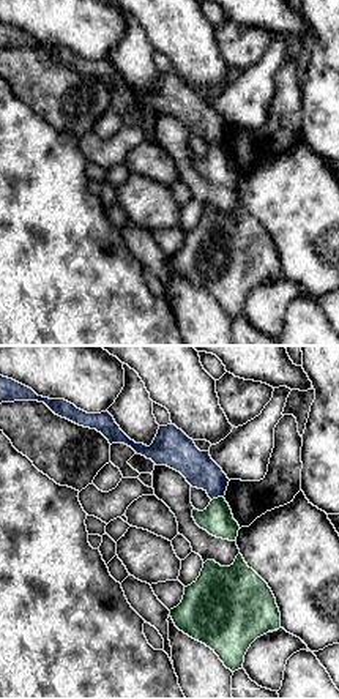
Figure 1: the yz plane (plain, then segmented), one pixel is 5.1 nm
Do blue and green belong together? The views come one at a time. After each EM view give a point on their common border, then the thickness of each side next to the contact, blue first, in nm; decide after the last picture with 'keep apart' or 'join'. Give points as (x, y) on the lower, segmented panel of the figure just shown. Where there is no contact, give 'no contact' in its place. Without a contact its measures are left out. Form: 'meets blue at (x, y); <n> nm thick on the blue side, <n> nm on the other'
meets blue at (216, 497); 170 nm thick on the blue side, 160 nm on the other

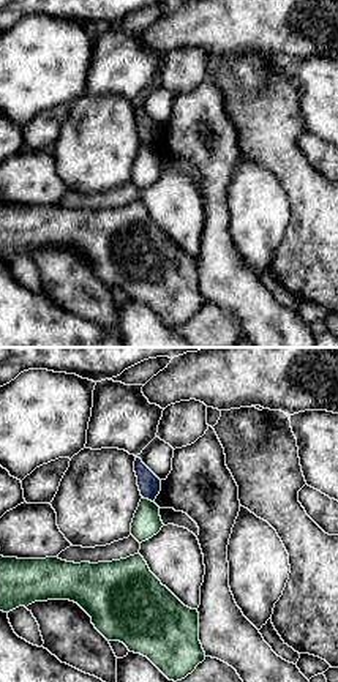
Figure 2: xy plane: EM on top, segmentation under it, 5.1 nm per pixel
meets blue at (149, 499); 110 nm thick on the blue side, 140 nm on the other

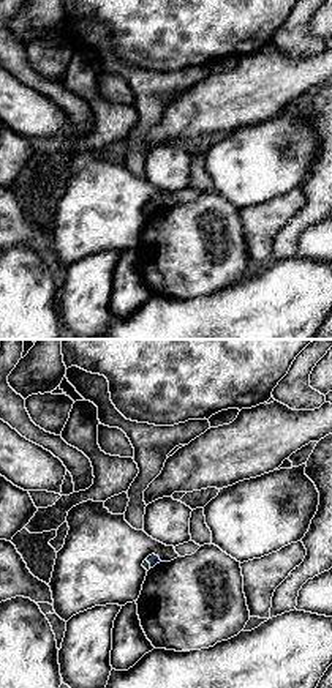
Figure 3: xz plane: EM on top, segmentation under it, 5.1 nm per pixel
meets blue at (149, 562); 50 nm thick on the blue side, 40 nm on the other

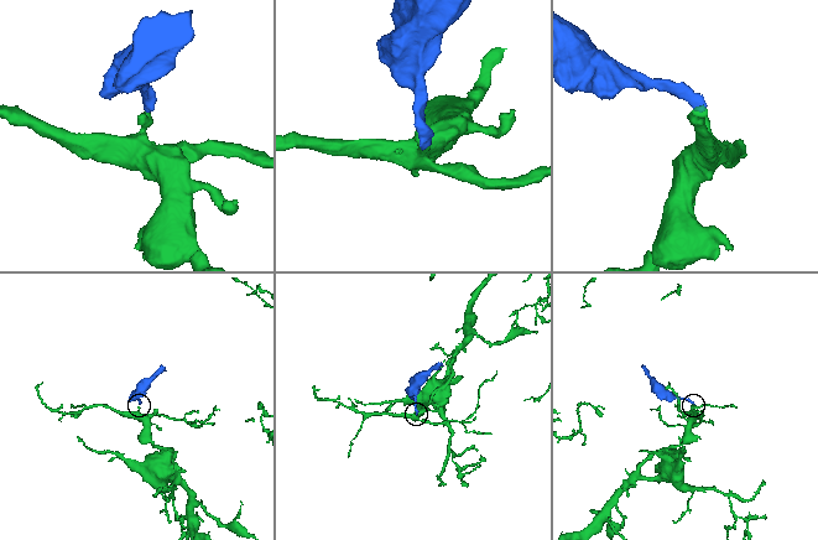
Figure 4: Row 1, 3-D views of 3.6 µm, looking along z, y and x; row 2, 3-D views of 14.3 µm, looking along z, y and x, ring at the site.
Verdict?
keep apart

